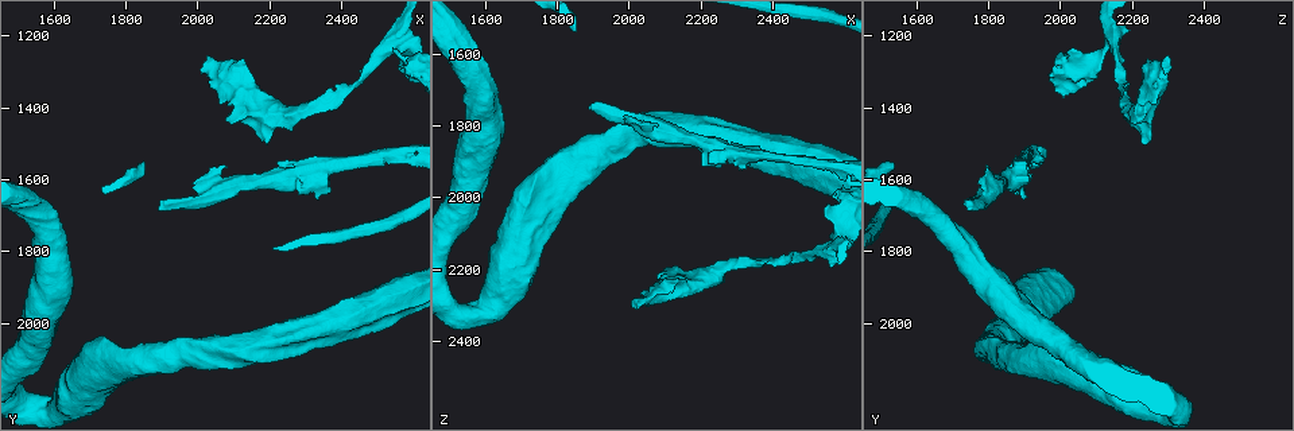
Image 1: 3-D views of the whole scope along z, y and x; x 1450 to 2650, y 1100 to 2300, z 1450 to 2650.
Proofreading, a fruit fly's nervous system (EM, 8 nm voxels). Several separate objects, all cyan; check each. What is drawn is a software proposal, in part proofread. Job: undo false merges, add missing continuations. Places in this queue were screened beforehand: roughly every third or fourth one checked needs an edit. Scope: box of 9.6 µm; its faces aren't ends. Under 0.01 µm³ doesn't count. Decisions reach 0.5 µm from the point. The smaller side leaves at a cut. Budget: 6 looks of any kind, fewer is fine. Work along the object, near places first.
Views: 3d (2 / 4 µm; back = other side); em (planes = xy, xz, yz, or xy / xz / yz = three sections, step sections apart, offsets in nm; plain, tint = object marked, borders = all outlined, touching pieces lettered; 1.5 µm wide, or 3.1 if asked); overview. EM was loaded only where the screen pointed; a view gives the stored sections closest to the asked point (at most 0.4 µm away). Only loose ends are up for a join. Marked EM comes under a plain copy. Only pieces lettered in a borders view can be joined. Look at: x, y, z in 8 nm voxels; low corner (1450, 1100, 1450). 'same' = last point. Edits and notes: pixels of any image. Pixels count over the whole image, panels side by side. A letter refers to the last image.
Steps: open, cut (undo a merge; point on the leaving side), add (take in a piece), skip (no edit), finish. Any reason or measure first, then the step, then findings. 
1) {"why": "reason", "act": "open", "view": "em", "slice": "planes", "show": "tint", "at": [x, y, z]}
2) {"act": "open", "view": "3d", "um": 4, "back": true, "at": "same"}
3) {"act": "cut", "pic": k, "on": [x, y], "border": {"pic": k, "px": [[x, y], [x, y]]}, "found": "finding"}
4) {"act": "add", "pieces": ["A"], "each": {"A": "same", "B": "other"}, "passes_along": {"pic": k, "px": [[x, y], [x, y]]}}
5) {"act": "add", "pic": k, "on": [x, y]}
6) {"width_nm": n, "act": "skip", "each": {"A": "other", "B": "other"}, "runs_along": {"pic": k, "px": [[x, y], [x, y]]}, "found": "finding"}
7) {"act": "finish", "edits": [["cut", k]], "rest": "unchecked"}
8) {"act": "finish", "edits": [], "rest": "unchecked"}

{"why": "branch stops here", "act": "open", "view": "3d", "um": 2, "at": [1900, 1680, 1740]}

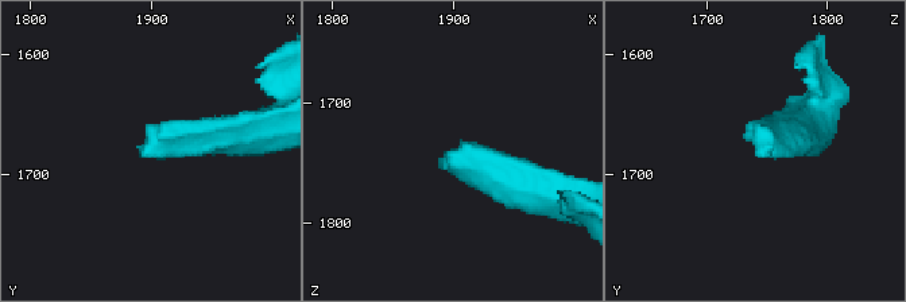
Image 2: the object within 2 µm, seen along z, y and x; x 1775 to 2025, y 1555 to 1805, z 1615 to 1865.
{"act": "open", "view": "em", "slice": "planes", "show": "borders", "at": [1896, 1684, 1742]}

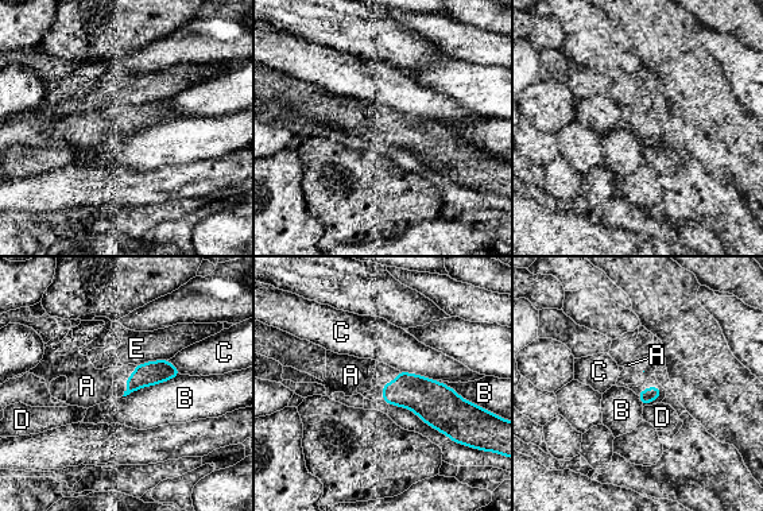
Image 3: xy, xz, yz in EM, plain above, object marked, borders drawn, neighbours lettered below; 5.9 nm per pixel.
{"longest_contact_nm": ["B", 380], "act": "skip", "each": {"A": "other", "B": "other", "C": "other", "D": "other", "E": "other"}, "border": {"pic": 3, "px": [[179, 374], [123, 397]]}, "found": "none of them fits"}

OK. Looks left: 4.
{"why": "sudden change in width", "act": "open", "view": "3d", "um": 2, "at": [2090, 1310, 2250]}

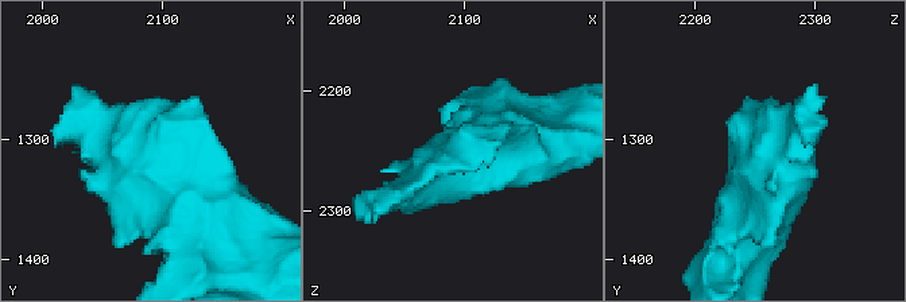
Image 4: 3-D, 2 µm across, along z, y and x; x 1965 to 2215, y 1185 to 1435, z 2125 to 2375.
{"why": "now the EM", "act": "open", "view": "em", "slice": "yz", "step": 4, "show": "tint", "at": [2082, 1312, 2256]}

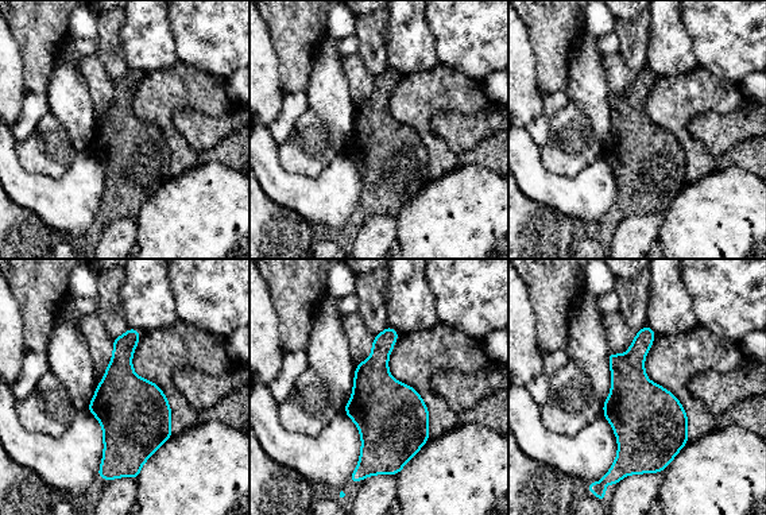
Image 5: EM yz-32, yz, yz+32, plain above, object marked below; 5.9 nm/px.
{"act": "open", "view": "em", "slice": "yz", "step": 4, "show": "borders", "at": "same"}

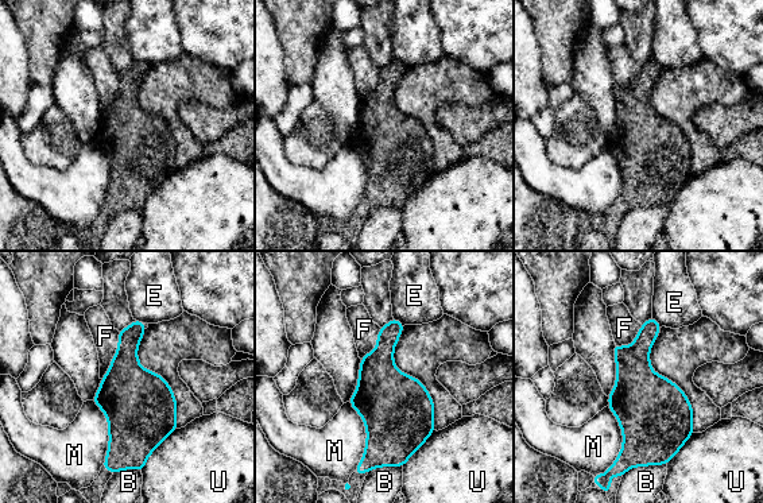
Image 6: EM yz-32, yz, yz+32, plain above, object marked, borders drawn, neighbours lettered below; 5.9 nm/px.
{"width_nm": 380, "act": "skip", "each": {"B": "other", "E": "other", "F": "other", "M": "other", "U": "other"}, "border": {"pic": 6, "px": [[119, 332], [117, 351], [101, 379]]}, "found": "all the same neuron"}

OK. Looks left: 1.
{"act": "finish", "edits": [], "rest": "unchecked"}

